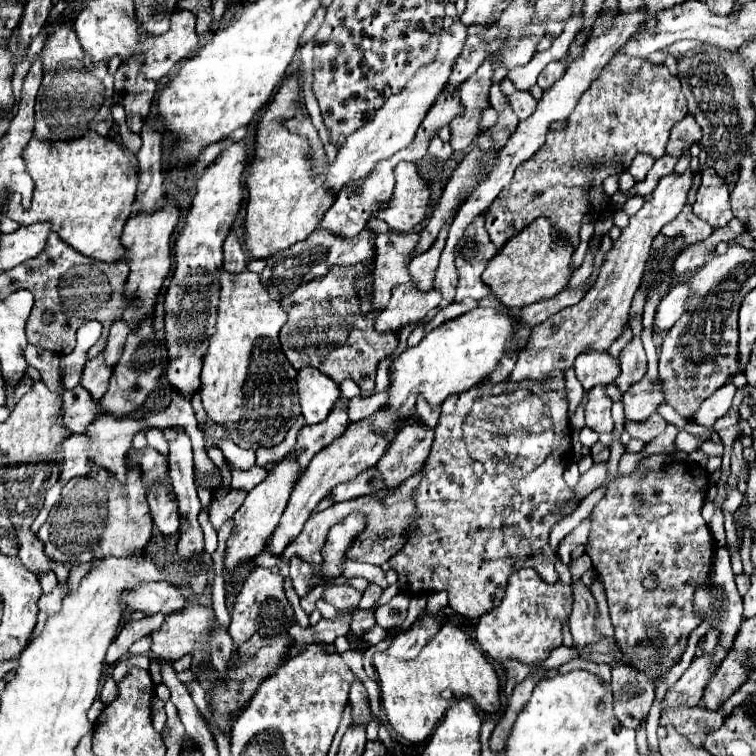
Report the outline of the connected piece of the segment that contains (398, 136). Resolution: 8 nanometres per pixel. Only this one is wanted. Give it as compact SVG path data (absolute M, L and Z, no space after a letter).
M453 23L447 31L441 31L439 51L437 51L435 61L421 67L399 95L389 97L389 101L385 101L385 105L375 113L375 117L365 127L357 129L355 133L351 133L347 137L345 145L337 151L335 163L329 165L329 169L327 169L325 189L339 193L341 189L345 189L349 185L355 187L359 181L363 181L371 175L371 171L375 169L375 165L379 161L389 159L391 155L405 149L413 141L417 127L425 119L425 115L431 109L431 105L435 103L437 95L443 91L445 83L449 81L451 69L453 69L457 57L461 55L465 39L467 39L467 27L463 23Z

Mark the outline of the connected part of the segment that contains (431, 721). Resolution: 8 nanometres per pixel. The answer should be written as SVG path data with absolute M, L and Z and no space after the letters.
M453 623L441 627L441 631L421 649L415 661L393 661L385 653L373 657L379 685L381 685L381 705L387 723L409 743L423 743L435 725L443 719L445 711L453 701L469 697L477 707L489 715L499 711L499 679L489 665L485 653L467 639L467 635Z

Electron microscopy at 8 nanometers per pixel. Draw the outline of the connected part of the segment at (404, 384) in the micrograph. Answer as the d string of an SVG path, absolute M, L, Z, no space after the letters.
M477 307L431 329L419 345L407 347L397 359L393 359L389 369L391 385L387 389L389 399L385 407L399 413L403 421L399 421L397 425L401 427L405 423L421 423L415 411L417 397L423 395L429 407L439 407L447 399L447 395L469 391L489 373L493 373L501 365L505 343L517 331L517 327L517 321L513 317L507 317L505 313Z

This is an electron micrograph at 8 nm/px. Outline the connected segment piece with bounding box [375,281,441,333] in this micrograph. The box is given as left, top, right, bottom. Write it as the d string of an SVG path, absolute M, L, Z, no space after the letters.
M409 281L393 289L389 305L375 317L377 333L401 333L409 323L421 321L441 301L441 293L435 289L429 293L417 293L417 287Z

